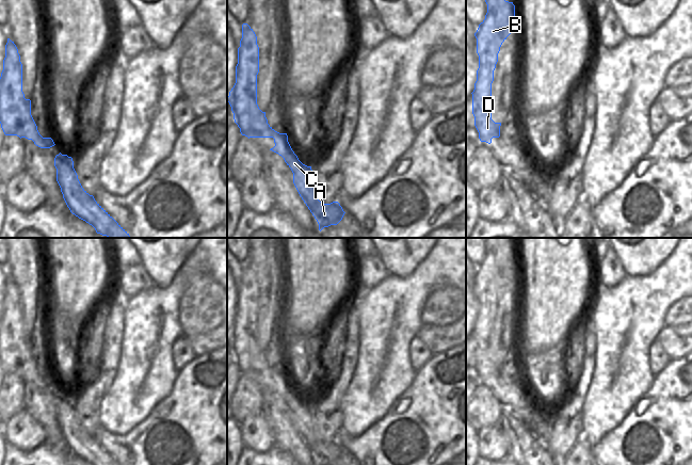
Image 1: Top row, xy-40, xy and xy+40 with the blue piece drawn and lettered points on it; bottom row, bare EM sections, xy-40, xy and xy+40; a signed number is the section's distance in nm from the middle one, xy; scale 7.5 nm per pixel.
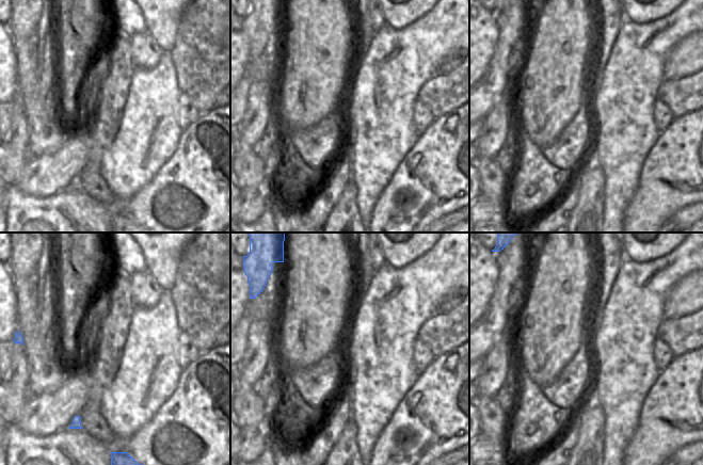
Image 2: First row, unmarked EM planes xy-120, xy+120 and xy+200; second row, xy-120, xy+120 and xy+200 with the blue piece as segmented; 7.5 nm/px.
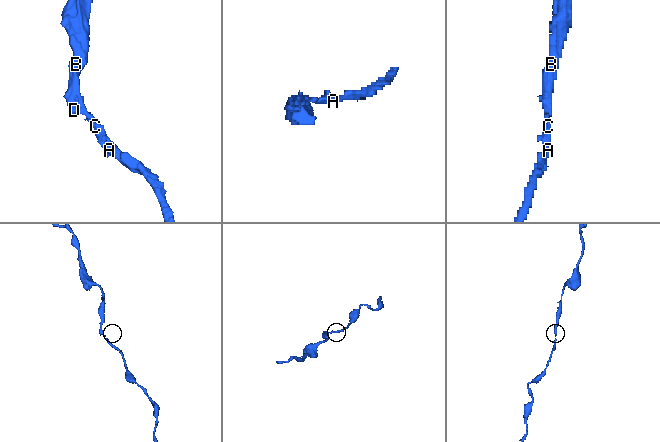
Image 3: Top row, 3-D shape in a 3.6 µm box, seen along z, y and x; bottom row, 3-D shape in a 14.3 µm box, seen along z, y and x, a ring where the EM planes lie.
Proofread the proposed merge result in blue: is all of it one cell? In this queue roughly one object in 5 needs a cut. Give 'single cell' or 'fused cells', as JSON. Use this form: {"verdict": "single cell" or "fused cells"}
{"verdict": "single cell"}

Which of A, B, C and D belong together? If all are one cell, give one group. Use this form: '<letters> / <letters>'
A B C D

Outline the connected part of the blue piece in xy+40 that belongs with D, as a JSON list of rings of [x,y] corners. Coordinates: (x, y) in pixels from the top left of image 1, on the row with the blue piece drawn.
[[[485,0],[487,13],[485,19],[479,25],[474,36],[477,38],[477,53],[479,55],[479,68],[477,70],[477,81],[472,94],[472,114],[474,126],[479,132],[481,142],[492,143],[493,138],[500,137],[501,123],[492,119],[492,83],[494,81],[494,70],[498,62],[498,53],[502,43],[511,33],[517,33],[517,20],[515,19],[515,5],[505,0]]]

